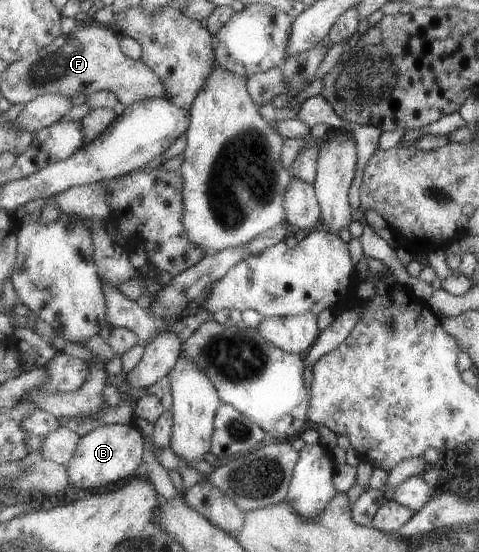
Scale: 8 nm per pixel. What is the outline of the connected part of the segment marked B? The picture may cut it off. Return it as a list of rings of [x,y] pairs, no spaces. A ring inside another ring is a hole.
[[[134,424],[101,425],[81,437],[73,458],[67,465],[70,482],[87,492],[105,484],[117,484],[129,478],[143,462],[143,434]]]

